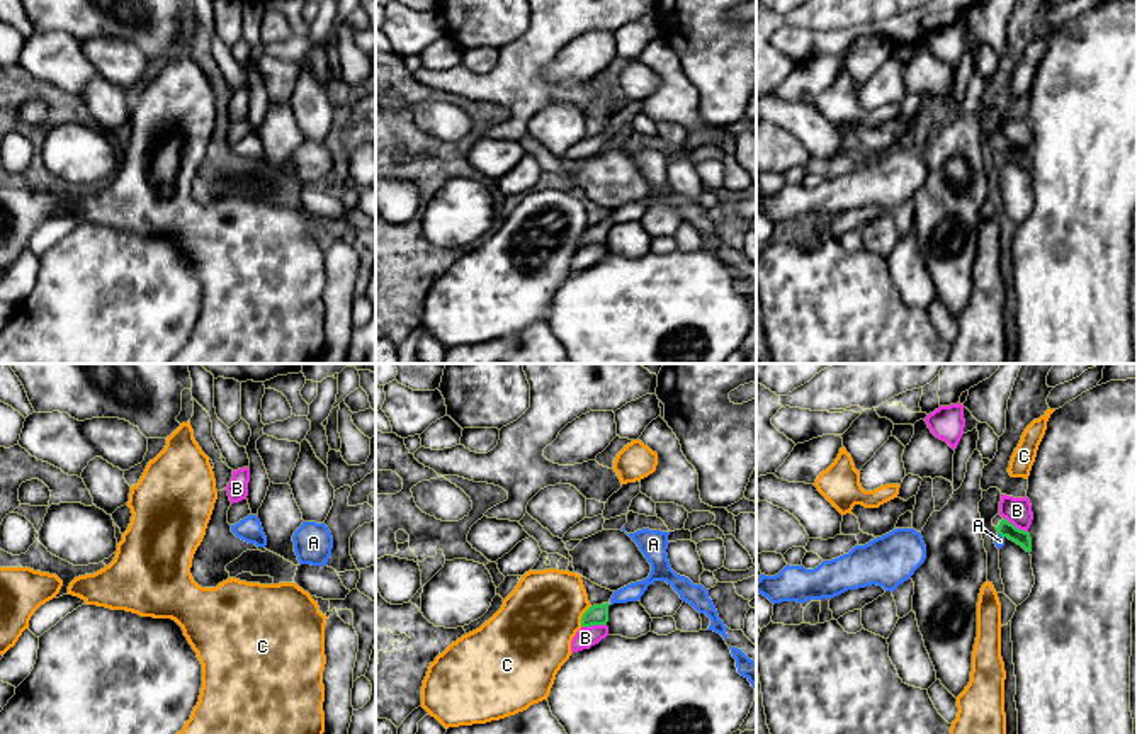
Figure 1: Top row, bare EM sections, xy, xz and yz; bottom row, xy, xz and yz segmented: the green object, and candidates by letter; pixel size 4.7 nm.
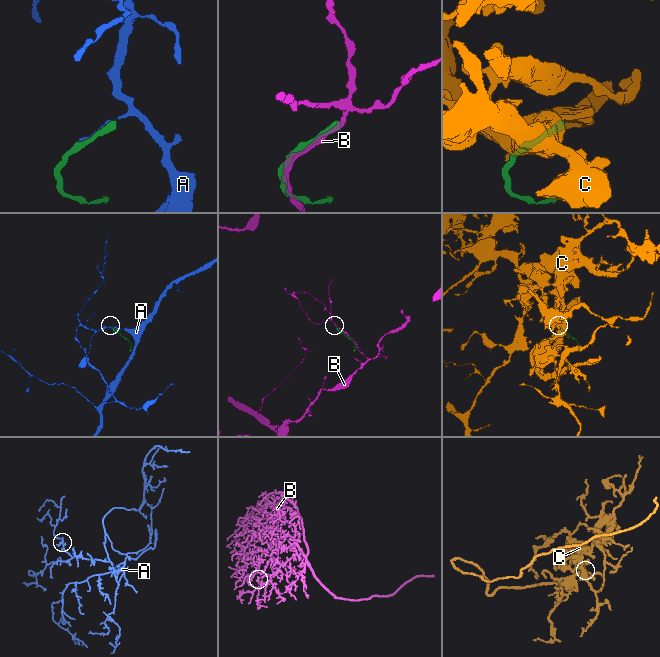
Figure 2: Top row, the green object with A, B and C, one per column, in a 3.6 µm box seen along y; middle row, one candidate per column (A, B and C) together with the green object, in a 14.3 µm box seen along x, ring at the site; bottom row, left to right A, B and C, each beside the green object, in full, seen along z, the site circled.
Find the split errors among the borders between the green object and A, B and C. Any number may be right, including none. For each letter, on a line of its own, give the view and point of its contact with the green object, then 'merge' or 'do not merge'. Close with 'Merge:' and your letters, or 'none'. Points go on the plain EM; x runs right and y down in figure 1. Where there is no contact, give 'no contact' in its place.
A: yz (1000, 153) | do not merge
B: xz (593, 243) | do not merge
C: xz (583, 235) | do not merge
Merge: none

